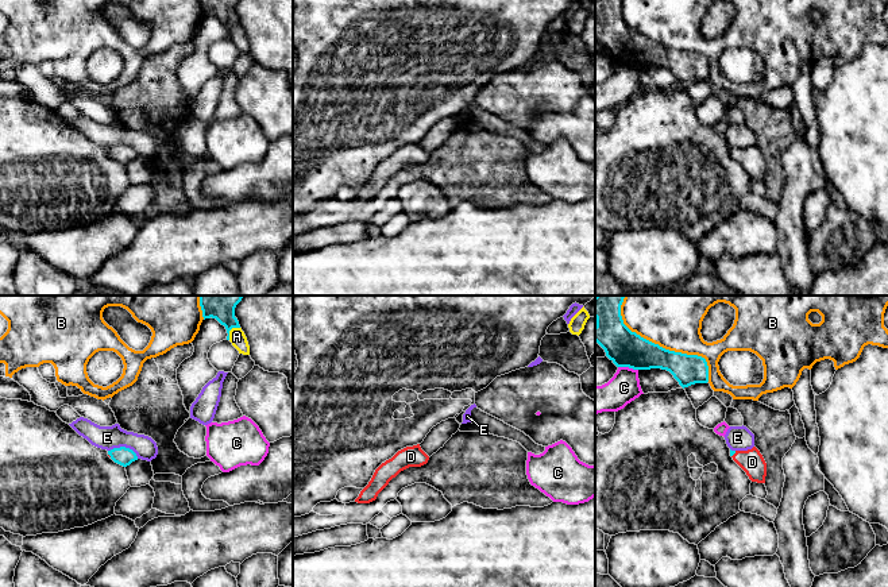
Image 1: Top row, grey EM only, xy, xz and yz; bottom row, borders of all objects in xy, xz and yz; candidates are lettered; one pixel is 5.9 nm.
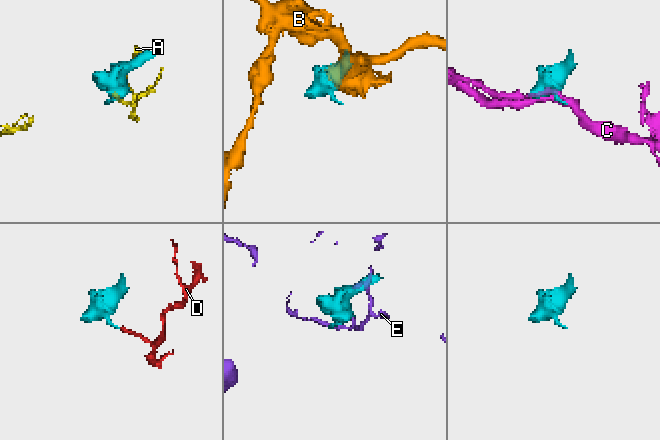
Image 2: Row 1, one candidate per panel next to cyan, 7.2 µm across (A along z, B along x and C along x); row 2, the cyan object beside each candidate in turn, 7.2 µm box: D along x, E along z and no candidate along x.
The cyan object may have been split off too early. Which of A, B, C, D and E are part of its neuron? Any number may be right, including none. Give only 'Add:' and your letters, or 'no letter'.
Add: D

